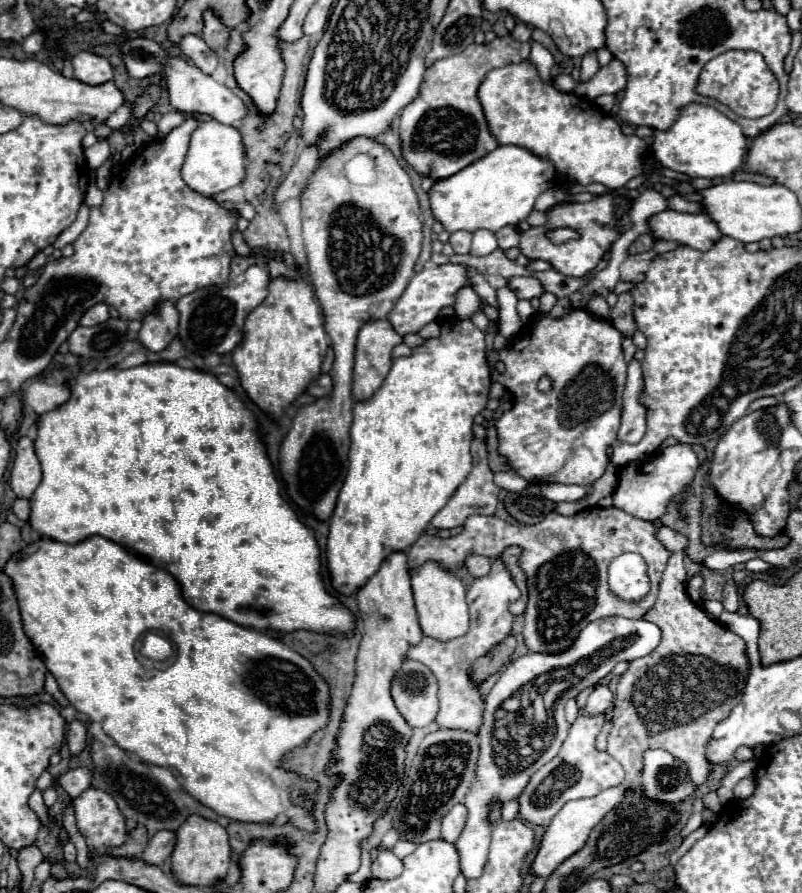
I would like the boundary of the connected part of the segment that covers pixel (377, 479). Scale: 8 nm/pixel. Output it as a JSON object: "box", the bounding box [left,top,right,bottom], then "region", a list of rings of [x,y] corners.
{"box":[326,318,490,594],"region":[[[452,318],[446,324],[442,322],[438,338],[424,340],[420,346],[412,348],[412,354],[406,358],[394,358],[392,368],[384,380],[384,384],[380,386],[380,390],[370,400],[354,404],[354,426],[350,428],[352,444],[350,444],[350,454],[348,454],[350,466],[348,466],[348,474],[344,478],[344,486],[338,494],[338,504],[336,504],[334,514],[330,518],[330,534],[328,534],[328,544],[326,544],[328,546],[326,548],[328,570],[332,576],[332,584],[336,586],[338,592],[354,594],[362,584],[366,584],[366,580],[374,572],[378,572],[378,568],[386,556],[390,556],[392,552],[404,552],[406,548],[410,548],[410,544],[414,544],[418,540],[418,536],[424,532],[424,528],[428,526],[432,516],[448,502],[448,498],[454,494],[454,490],[468,476],[468,472],[472,468],[472,456],[470,456],[472,426],[474,426],[476,414],[480,414],[486,408],[488,390],[490,390],[490,368],[486,364],[486,342],[484,342],[482,330],[478,330],[472,324],[472,320],[468,320],[468,318]]]}

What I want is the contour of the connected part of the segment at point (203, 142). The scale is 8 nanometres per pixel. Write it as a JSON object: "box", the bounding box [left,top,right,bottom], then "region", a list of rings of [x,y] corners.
{"box":[182,120,246,196],"region":[[[216,120],[202,122],[192,134],[188,156],[182,166],[182,178],[192,190],[204,196],[214,196],[218,192],[242,184],[242,180],[246,178],[246,150],[238,128],[220,124]]]}

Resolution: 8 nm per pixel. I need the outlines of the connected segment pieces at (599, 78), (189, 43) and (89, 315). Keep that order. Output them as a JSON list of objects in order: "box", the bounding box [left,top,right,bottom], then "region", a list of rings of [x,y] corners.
[{"box":[576,60,626,102],"region":[[[612,60],[608,66],[600,68],[594,74],[594,78],[590,78],[588,82],[580,82],[576,86],[576,94],[594,102],[602,94],[616,94],[616,92],[624,90],[624,86],[626,86],[624,64],[620,60]]]},{"box":[178,36,218,74],"region":[[[184,36],[180,42],[178,42],[178,48],[182,50],[182,54],[194,62],[202,72],[206,74],[212,74],[214,68],[218,66],[218,56],[216,52],[200,38],[200,36]]]},{"box":[80,304,110,326],"region":[[[96,304],[96,306],[92,306],[92,308],[82,316],[80,324],[82,324],[82,326],[94,326],[94,324],[106,322],[108,318],[110,318],[108,306],[106,306],[106,304]]]}]

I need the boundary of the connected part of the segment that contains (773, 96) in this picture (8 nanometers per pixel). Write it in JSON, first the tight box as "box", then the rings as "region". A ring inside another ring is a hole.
{"box":[698,50,780,118],"region":[[[730,50],[716,56],[704,66],[698,82],[698,92],[720,100],[722,104],[730,106],[736,114],[744,118],[760,118],[776,108],[780,84],[774,72],[770,72],[762,54],[752,50]],[[736,76],[738,76],[738,86],[736,86]]]}

